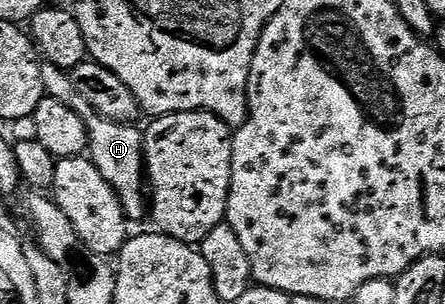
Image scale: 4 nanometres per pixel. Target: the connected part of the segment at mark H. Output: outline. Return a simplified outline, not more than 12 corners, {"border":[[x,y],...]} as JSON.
{"border":[[42,64],[44,92],[88,128],[87,156],[129,218],[146,213],[144,135]]}

